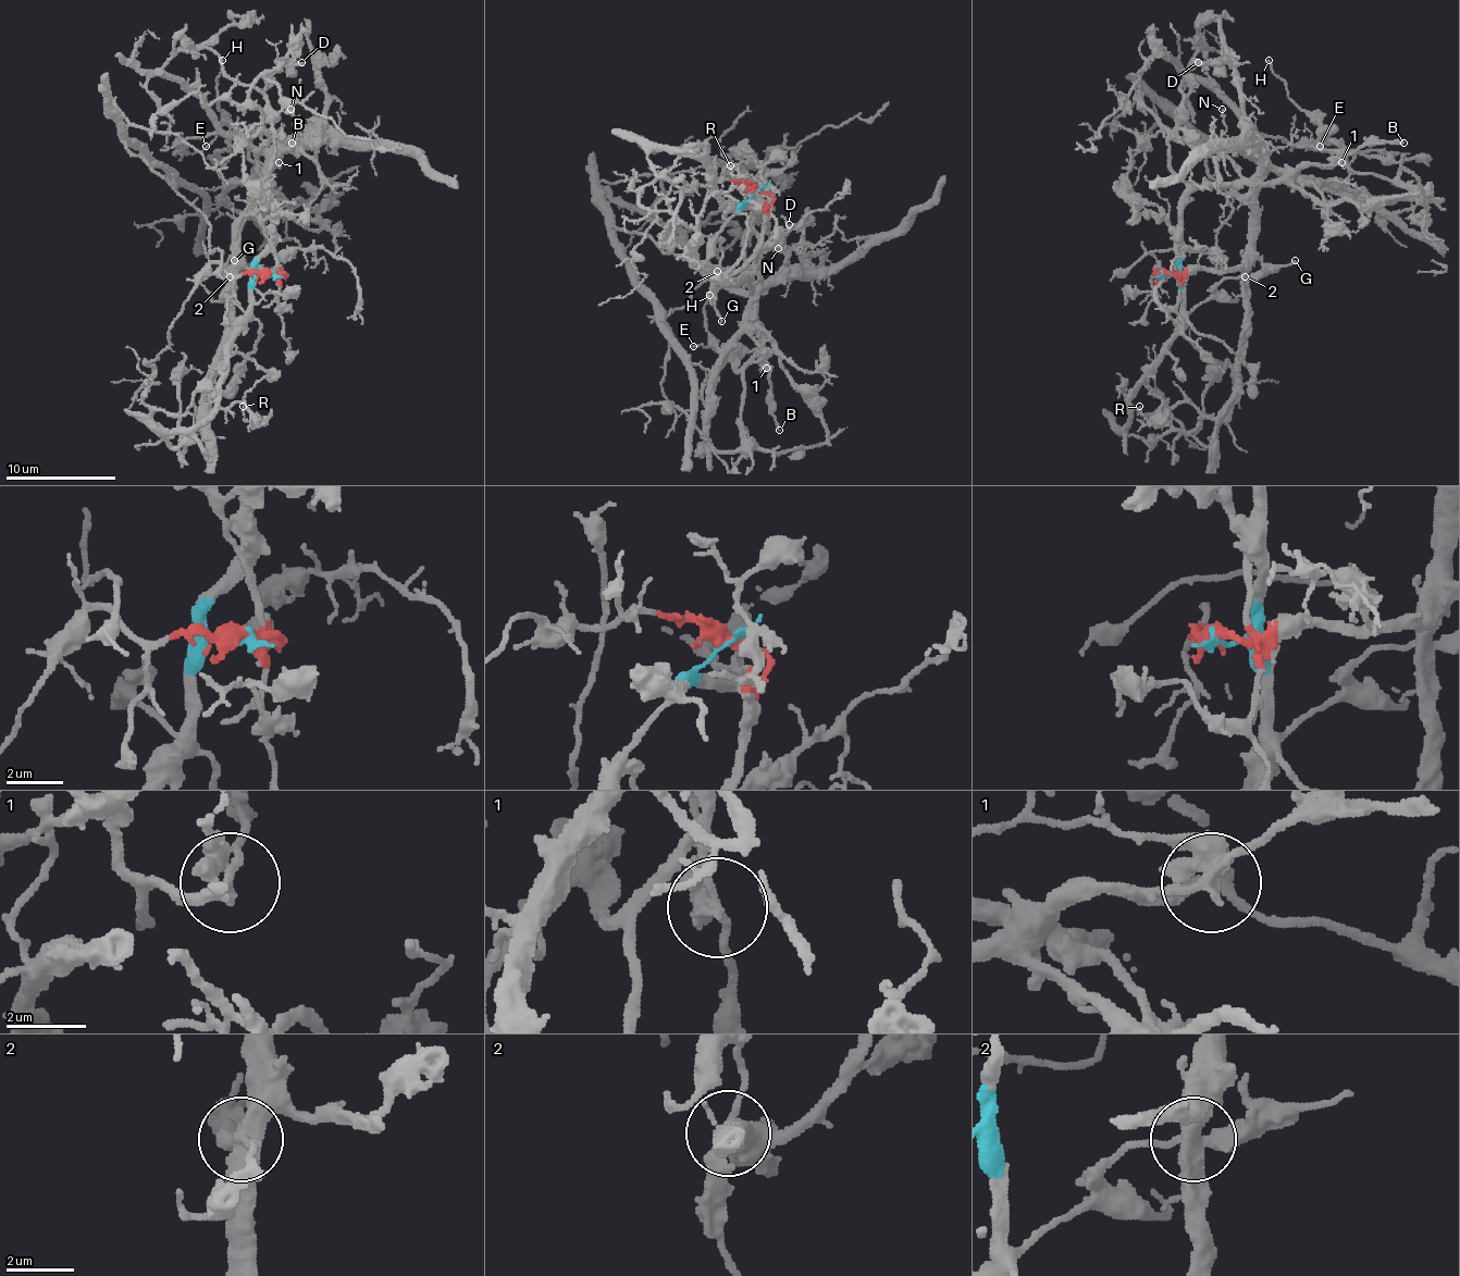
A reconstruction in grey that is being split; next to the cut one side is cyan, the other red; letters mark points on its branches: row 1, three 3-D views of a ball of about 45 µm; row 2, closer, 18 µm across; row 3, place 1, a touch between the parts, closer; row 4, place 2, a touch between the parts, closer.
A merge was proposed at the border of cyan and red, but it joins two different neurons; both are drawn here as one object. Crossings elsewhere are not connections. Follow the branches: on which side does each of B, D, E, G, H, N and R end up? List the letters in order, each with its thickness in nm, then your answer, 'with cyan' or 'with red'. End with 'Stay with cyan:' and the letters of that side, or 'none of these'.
B: 220 nm thick; with cyan
D: 180 nm thick; with cyan
E: 140 nm thick; with cyan
G: 160 nm thick; with cyan
H: 130 nm thick; with cyan
N: 80 nm thick; with red
R: 110 nm thick; with red
Stay with cyan: B, D, E, G, H

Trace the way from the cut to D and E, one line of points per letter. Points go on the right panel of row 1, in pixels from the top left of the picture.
D: (1164, 273), (1172, 276), (1177, 271), (1186, 183), (1170, 163), (1170, 131), (1197, 64), (1213, 62), (1197, 62)
E: (1164, 273), (1177, 271), (1183, 202), (1194, 191), (1290, 180), (1343, 158), (1321, 125), (1321, 147)

